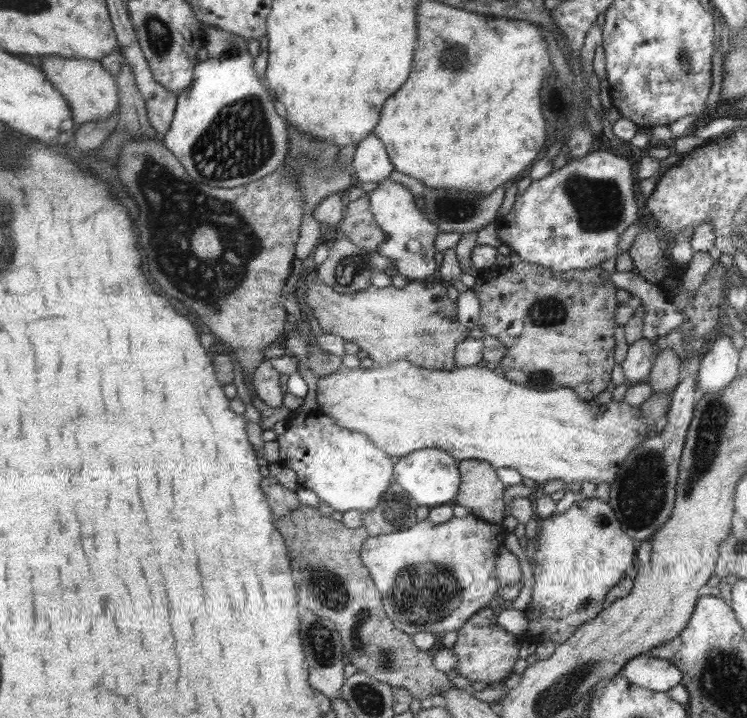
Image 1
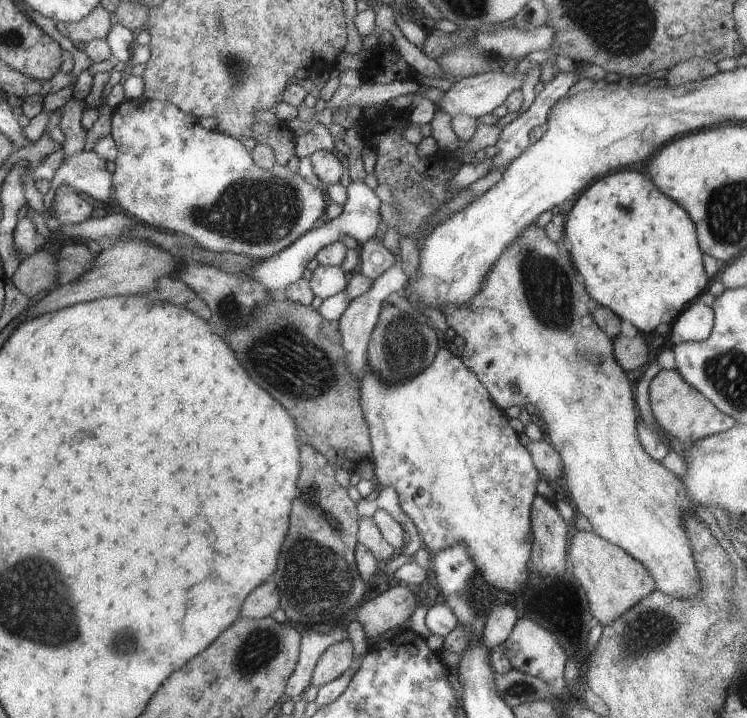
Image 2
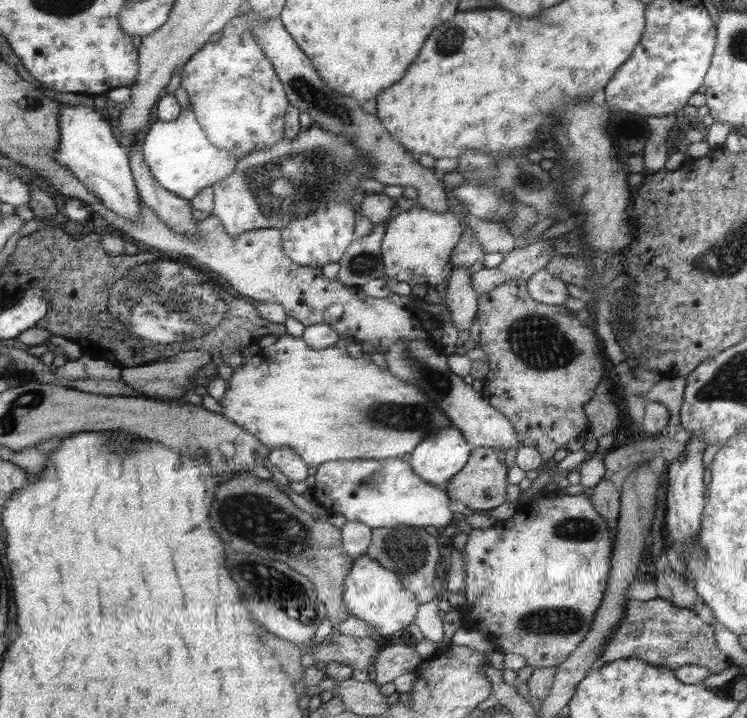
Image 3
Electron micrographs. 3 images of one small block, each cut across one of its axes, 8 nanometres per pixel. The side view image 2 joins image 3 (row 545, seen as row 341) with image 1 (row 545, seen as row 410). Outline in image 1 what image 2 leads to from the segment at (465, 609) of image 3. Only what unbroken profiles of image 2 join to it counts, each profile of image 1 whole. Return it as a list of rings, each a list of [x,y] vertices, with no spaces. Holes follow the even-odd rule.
[[[596,497],[578,499],[565,513],[560,513],[551,517],[544,517],[539,519],[539,530],[537,532],[536,539],[538,539],[538,550],[531,550],[528,552],[528,556],[532,563],[532,576],[534,576],[534,585],[532,601],[528,604],[526,609],[528,630],[526,640],[539,645],[542,641],[552,640],[557,645],[567,641],[568,638],[574,636],[575,630],[580,625],[586,625],[588,622],[597,619],[599,614],[603,612],[604,605],[607,602],[607,594],[610,590],[615,589],[617,585],[624,578],[626,570],[630,572],[630,568],[634,568],[634,556],[636,555],[636,544],[632,540],[631,536],[628,535],[622,527],[622,523],[619,521],[618,516],[615,514],[614,508],[610,503],[606,503]]]

